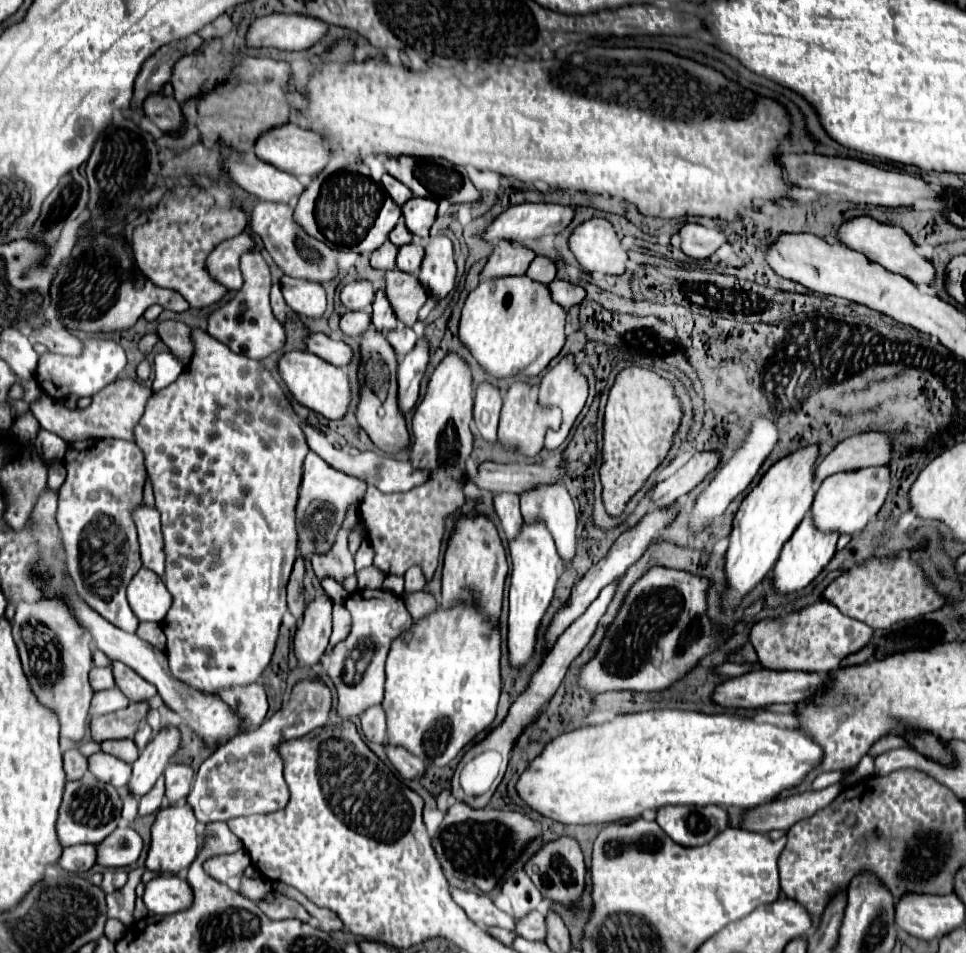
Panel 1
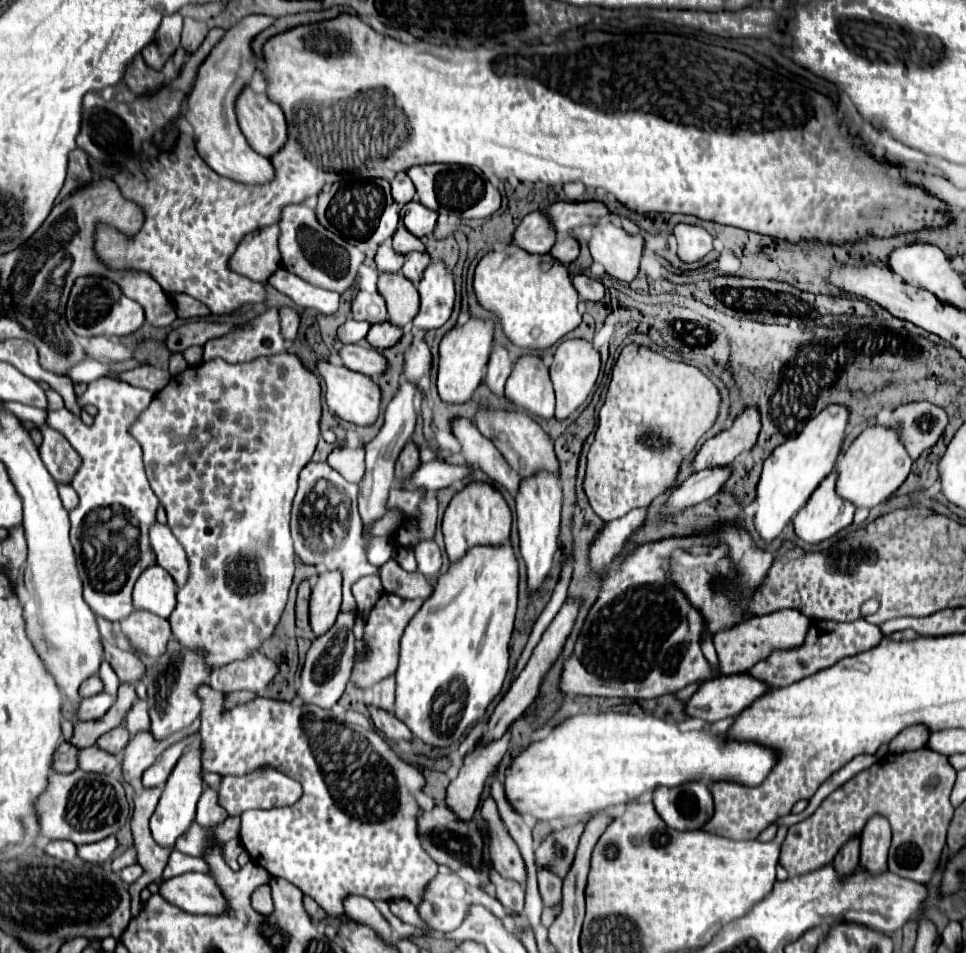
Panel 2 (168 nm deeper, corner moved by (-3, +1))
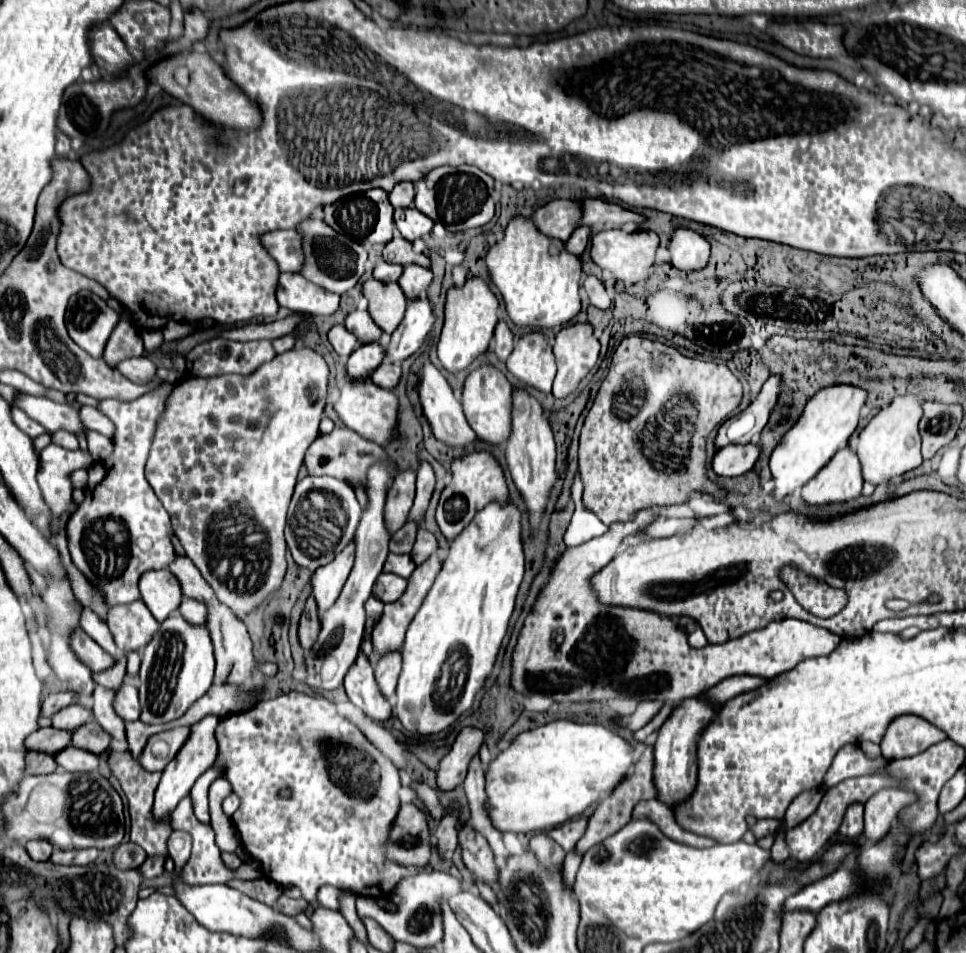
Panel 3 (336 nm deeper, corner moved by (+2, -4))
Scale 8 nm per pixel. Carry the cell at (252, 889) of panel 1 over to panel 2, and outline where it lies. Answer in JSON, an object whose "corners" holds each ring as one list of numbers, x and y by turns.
{"corners":[[232,839,232,841,228,841,226,845,224,845,224,861,230,865,230,869,240,869,240,865,238,865,238,861,236,861,236,849,242,849,240,847,242,843,240,843,240,839]]}

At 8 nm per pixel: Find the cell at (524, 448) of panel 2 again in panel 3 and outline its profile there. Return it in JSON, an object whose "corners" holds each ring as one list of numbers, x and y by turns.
{"corners":[[489,366,471,372,463,388,463,412,475,434,489,444,505,444,511,434,511,412,513,412,513,388,507,378]]}

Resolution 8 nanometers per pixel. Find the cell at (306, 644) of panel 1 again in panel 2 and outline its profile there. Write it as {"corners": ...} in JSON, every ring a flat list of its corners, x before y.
{"corners":[[326,571,318,577,310,595,310,625,314,635,326,633,340,611,342,603,342,573]]}

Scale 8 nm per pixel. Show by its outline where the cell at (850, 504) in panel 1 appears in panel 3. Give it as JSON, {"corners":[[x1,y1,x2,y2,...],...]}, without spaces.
{"corners":[[897,396,887,408,883,408,859,434,859,442,855,454,861,462,863,482,873,486,885,484,891,478,899,478,909,470,915,470,921,458,921,442,919,442,919,420,921,420,921,404,923,400,917,396]]}

